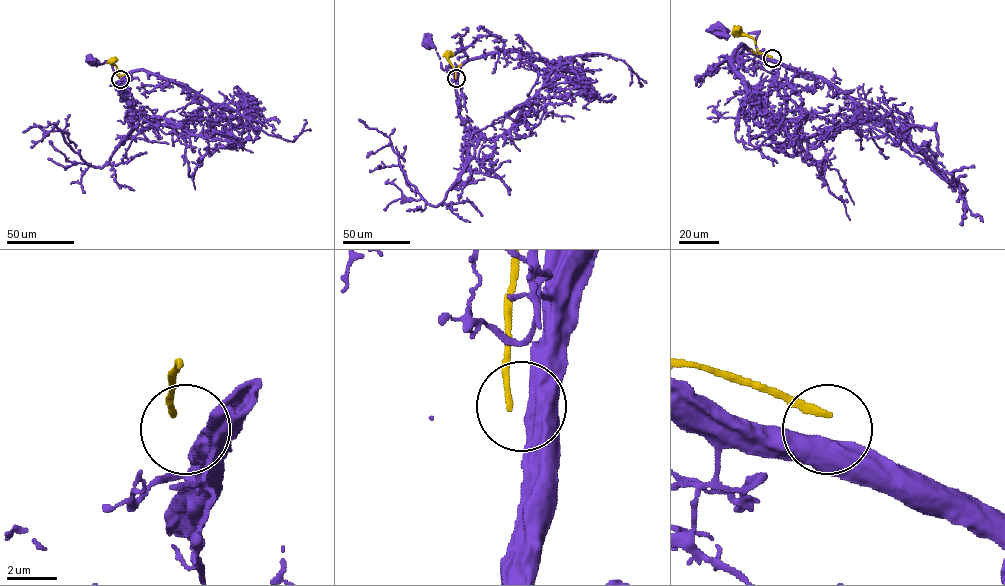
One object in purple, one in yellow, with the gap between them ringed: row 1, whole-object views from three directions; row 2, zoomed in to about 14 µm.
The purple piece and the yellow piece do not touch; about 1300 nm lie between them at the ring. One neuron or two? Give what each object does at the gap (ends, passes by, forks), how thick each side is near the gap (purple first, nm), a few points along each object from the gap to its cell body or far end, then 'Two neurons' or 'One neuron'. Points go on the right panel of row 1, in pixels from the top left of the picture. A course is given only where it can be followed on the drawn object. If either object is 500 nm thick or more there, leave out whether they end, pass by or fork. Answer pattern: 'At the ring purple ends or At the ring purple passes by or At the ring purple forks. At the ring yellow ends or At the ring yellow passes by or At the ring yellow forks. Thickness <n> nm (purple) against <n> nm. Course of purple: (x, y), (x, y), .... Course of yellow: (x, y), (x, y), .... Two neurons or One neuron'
Thickness 800 nm (purple) against 240 nm. Course of purple: (771, 59), (762, 58), (757, 53), (759, 31), (721, 35), (719, 31). Course of yellow: (771, 57), (759, 52), (754, 40), (735, 29). Two neurons

